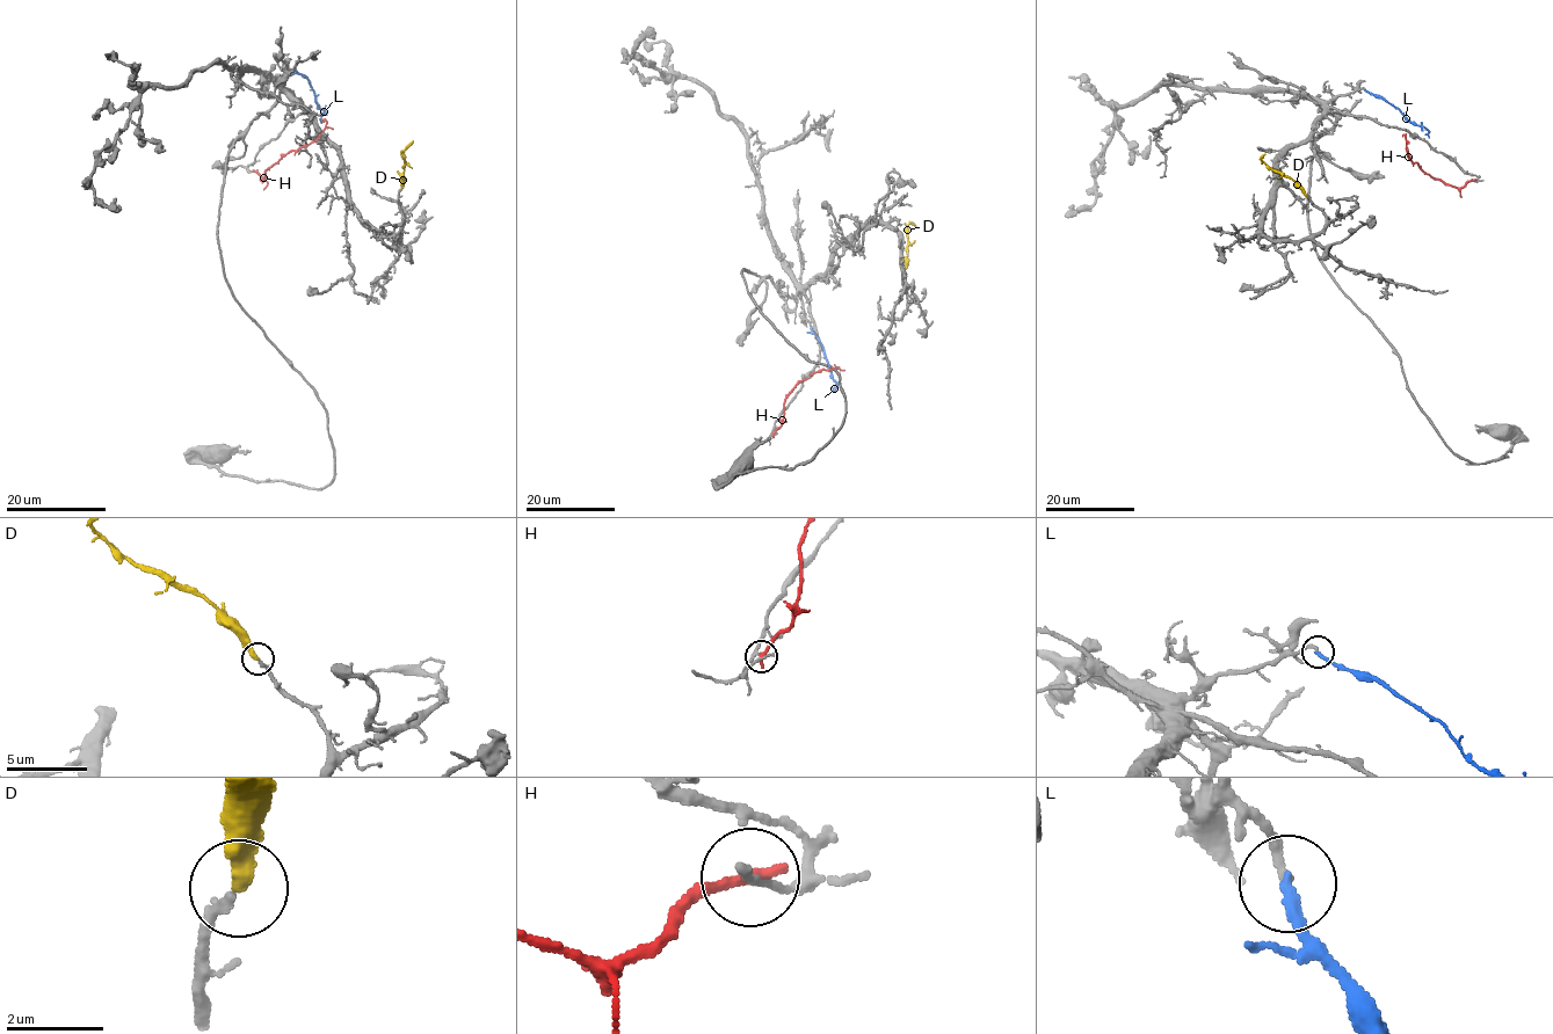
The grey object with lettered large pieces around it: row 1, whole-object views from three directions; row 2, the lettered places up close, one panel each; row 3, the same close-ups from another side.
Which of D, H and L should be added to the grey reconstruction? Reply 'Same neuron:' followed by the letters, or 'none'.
Same neuron: D

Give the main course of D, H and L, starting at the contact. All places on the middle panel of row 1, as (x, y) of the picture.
D: (906, 269), (907, 225), (915, 226)
H: (773, 434), (783, 421), (789, 392), (803, 379), (839, 368), (834, 364)
L: (811, 326), (837, 386), (834, 391)

